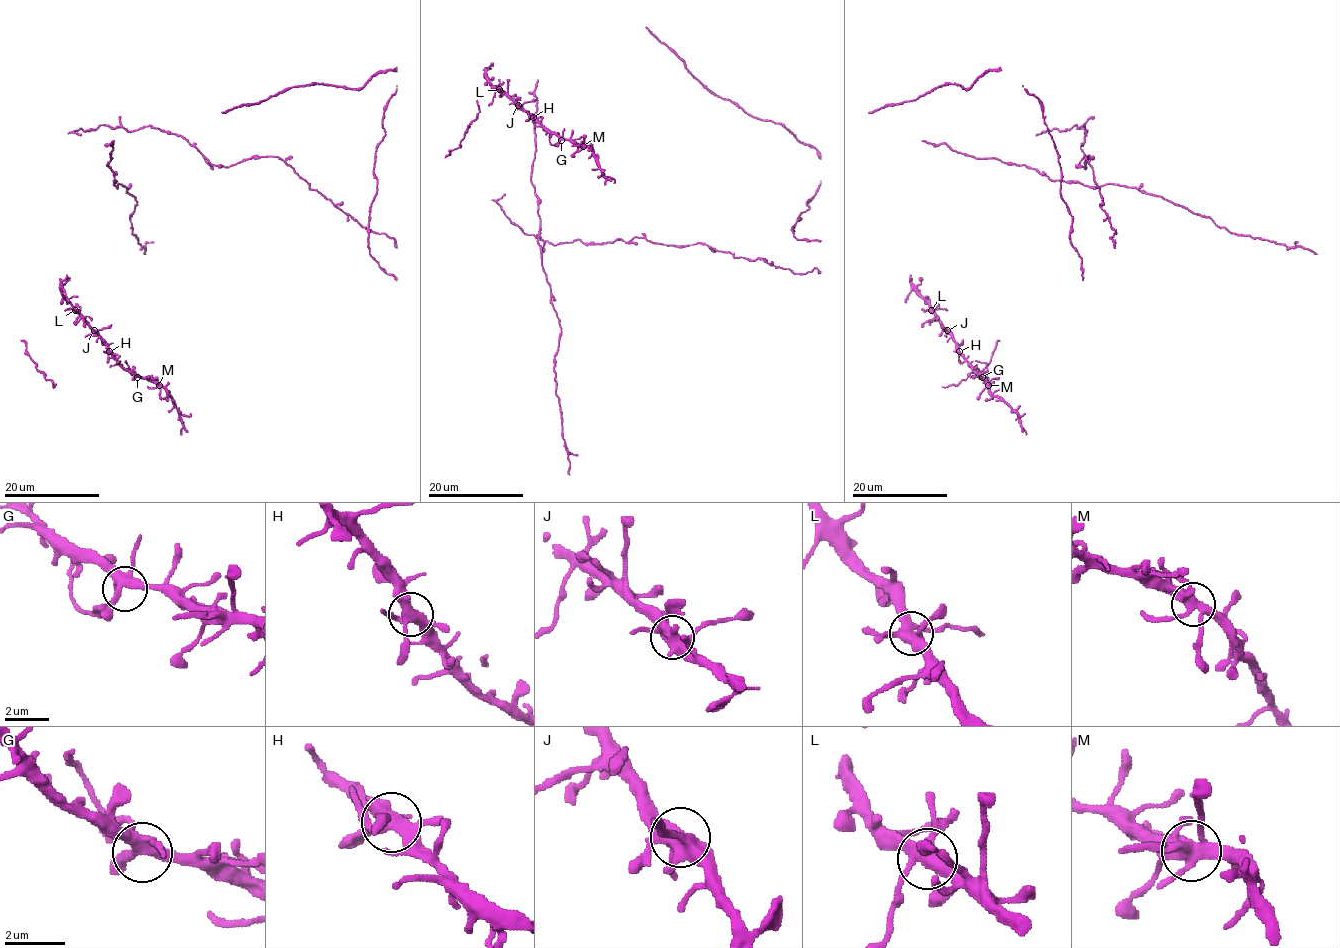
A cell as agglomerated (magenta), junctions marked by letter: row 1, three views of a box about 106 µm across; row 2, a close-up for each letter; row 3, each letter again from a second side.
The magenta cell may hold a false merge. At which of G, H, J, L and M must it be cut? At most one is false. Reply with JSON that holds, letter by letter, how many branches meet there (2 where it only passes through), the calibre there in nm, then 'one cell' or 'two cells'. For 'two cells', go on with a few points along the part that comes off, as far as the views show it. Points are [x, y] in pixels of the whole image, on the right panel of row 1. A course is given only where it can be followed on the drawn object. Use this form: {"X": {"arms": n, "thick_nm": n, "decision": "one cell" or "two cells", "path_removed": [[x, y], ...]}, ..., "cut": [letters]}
{"G": {"arms": 5, "thick_nm": 380, "decision": "one cell"}, "H": {"arms": 4, "thick_nm": 400, "decision": "one cell"}, "J": {"arms": 6, "thick_nm": 480, "decision": "one cell"}, "L": {"arms": 5, "thick_nm": 420, "decision": "one cell"}, "M": {"arms": 7, "thick_nm": 440, "decision": "one cell"}, "cut": []}

